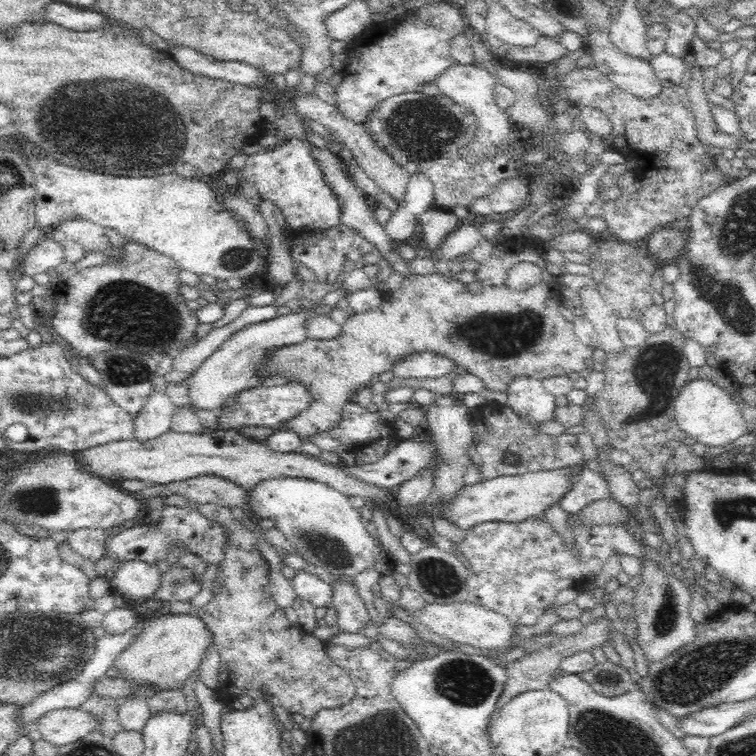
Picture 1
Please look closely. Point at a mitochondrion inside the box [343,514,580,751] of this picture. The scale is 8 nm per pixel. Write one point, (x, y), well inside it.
(465, 683)

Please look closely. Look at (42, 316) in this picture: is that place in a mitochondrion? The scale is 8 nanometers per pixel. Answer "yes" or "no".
no

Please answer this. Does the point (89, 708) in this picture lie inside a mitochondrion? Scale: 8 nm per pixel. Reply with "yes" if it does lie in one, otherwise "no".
no

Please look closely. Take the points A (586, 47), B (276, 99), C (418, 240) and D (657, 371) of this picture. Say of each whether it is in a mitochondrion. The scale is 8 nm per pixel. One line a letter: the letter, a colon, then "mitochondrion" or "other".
A: other
B: other
C: other
D: mitochondrion

